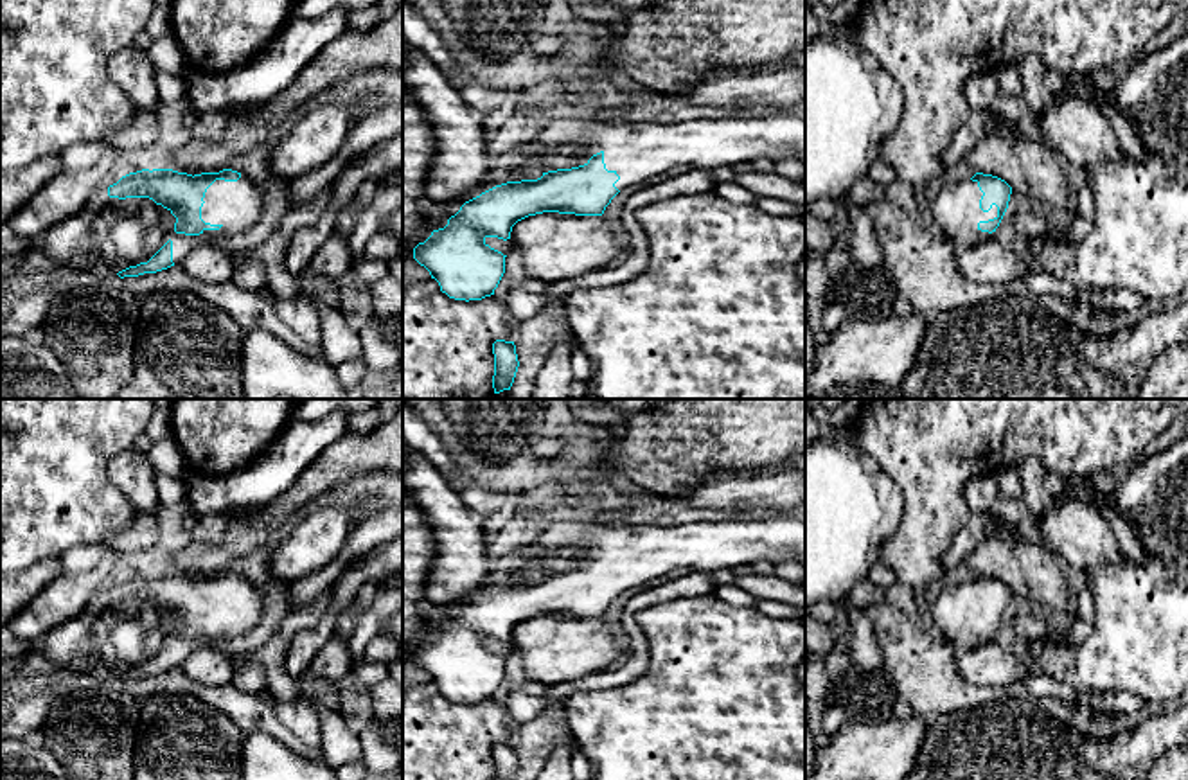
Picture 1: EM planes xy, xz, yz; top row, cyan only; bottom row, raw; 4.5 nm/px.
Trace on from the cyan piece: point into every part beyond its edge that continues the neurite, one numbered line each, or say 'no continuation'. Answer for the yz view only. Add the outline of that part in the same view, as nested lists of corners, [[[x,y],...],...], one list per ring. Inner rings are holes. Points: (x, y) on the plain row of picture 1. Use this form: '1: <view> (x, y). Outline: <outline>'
1: yz (957, 615). Outline: [[[967,582],[944,588],[931,606],[935,633],[945,638],[956,651],[969,651],[989,643],[990,636],[978,631],[980,624],[997,620],[997,609],[989,615],[980,611],[983,595],[978,584]]]

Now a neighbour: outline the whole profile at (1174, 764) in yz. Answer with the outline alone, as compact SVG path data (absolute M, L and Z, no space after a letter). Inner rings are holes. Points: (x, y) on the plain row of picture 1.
M1188 749L1163 753L1145 780L1188 780Z

